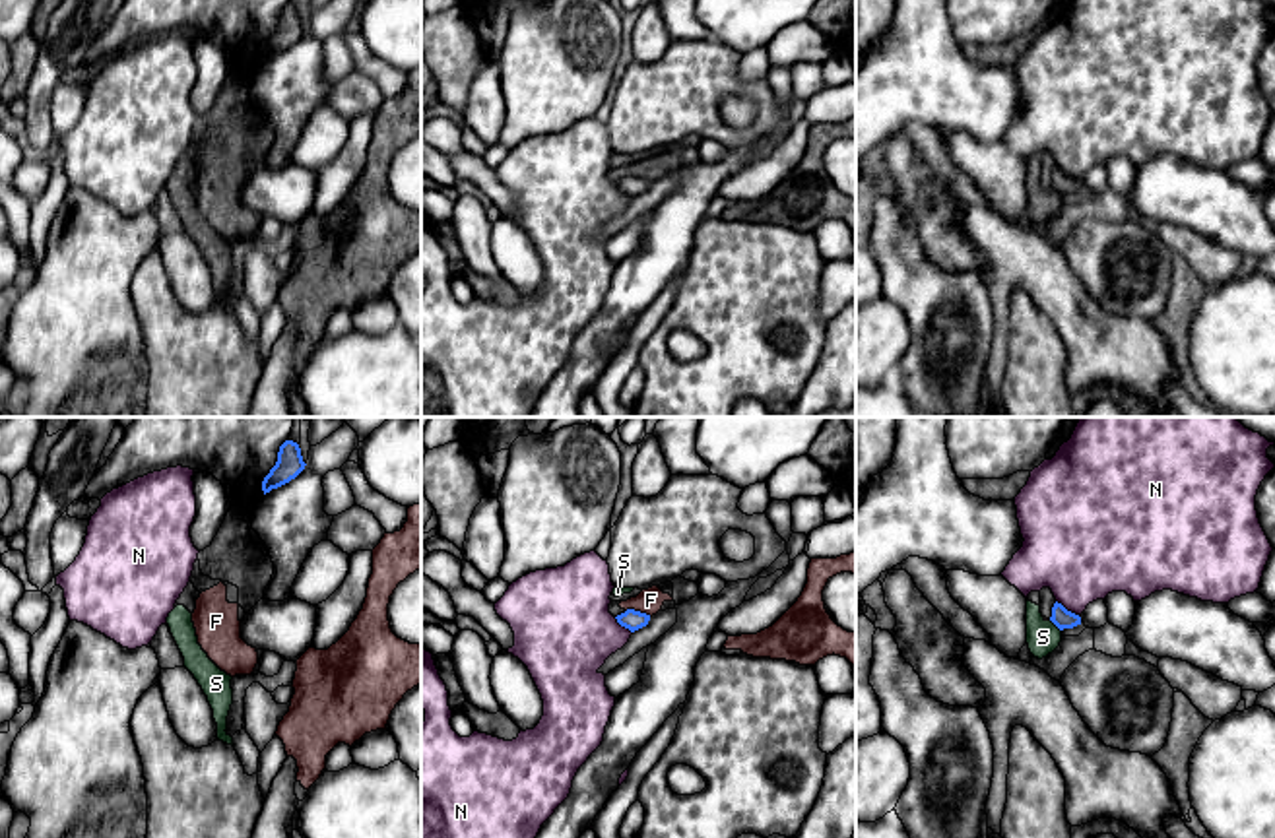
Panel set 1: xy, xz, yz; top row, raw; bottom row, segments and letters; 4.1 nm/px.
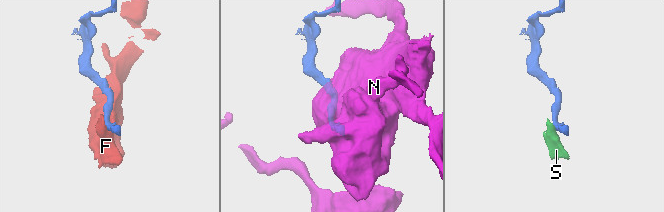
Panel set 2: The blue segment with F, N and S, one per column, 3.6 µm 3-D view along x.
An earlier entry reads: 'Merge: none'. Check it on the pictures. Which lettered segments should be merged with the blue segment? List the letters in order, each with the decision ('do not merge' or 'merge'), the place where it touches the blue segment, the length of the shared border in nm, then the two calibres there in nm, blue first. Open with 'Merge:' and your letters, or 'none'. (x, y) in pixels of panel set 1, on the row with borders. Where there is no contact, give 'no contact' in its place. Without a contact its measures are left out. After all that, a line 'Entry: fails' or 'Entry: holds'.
Merge: none
F: do not merge; contact xz (639, 612); length 110 nm; calibres 90 and 100 nm
N: do not merge; contact yz (1066, 610); length 120 nm; calibres 80 and 400 nm
S: do not merge; contact yz (1054, 623); length 70 nm; calibres 80 and 140 nm
Entry: holds

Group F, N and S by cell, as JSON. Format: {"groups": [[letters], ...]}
{"groups": [["F"], ["N"], ["S"]]}

